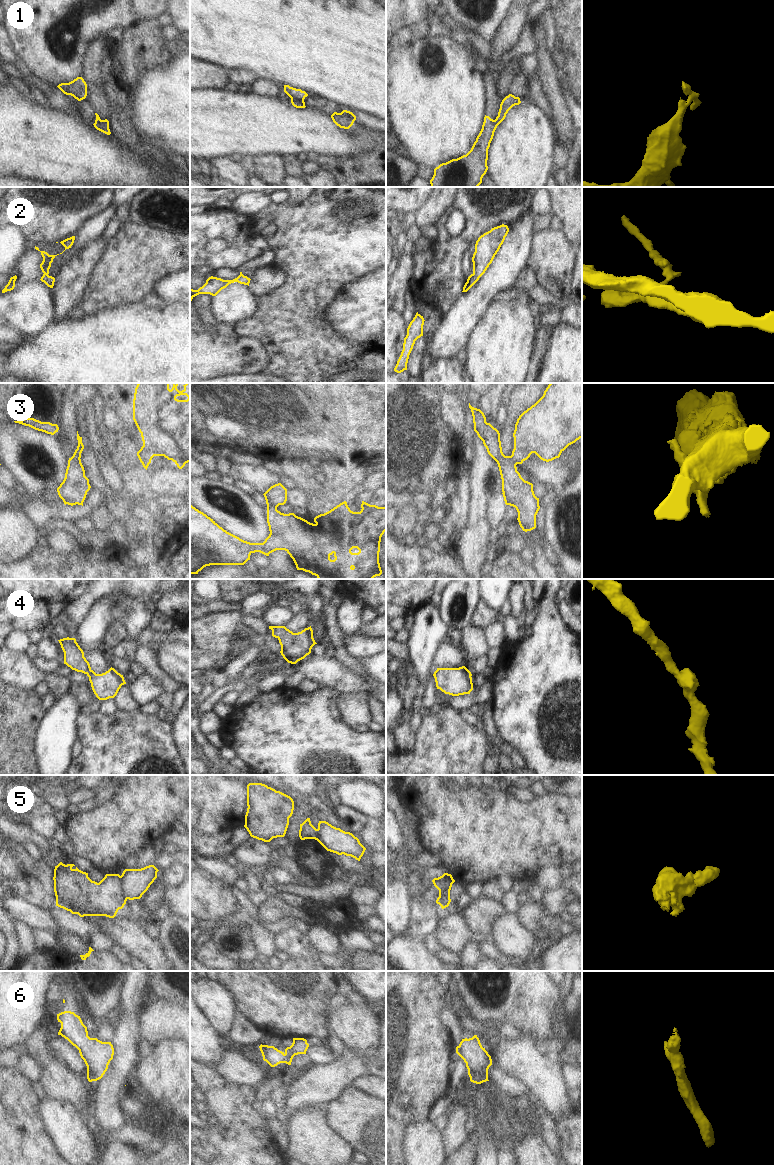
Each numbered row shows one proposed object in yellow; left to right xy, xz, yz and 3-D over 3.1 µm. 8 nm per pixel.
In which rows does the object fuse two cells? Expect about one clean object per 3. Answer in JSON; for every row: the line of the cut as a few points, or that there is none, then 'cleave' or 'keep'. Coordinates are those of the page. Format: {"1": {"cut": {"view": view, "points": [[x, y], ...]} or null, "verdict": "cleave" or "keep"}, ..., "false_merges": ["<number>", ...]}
{"1": {"cut": {"view": "xz", "points": [[291, 99], [303, 101]]}, "verdict": "cleave"}, "2": {"cut": null, "verdict": "keep"}, "3": {"cut": {"view": "yz", "points": [[509, 456], [515, 460], [516, 464]]}, "verdict": "cleave"}, "4": {"cut": null, "verdict": "keep"}, "5": {"cut": {"view": "xy", "points": [[120, 876], [121, 892], [126, 899]]}, "verdict": "cleave"}, "6": {"cut": null, "verdict": "keep"}, "false_merges": ["1", "3", "5"]}

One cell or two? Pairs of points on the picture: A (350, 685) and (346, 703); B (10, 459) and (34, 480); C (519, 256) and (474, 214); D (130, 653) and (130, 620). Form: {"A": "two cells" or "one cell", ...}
{"A": "two cells", "B": "one cell", "C": "two cells", "D": "one cell"}

